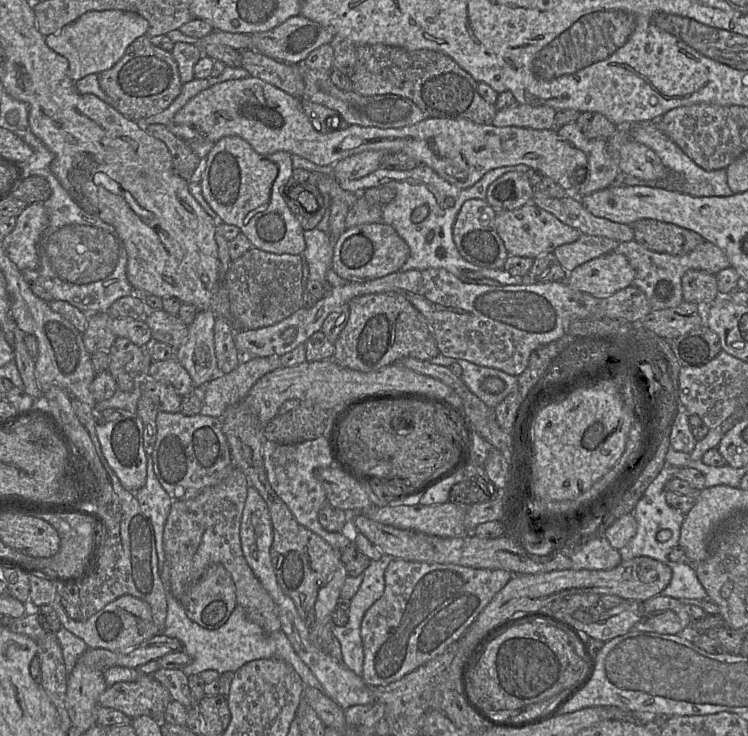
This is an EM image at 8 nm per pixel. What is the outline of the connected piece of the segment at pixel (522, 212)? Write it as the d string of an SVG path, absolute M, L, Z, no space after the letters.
M533 202L515 210L497 211L495 228L510 256L535 259L561 245L575 242L582 234L578 229L561 222L554 214L538 207Z

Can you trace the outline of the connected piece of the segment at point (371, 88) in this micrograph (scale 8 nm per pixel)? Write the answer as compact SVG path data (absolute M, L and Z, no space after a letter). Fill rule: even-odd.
M384 44L356 46L357 61L350 77L358 94L396 94L412 100L429 118L469 119L492 124L497 112L478 92L477 82L448 55L434 50L407 50Z

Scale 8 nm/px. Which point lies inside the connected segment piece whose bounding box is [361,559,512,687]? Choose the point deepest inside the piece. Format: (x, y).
(425, 608)

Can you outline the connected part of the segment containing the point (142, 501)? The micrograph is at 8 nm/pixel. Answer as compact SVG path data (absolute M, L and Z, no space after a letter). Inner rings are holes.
M146 453L146 460L147 460L147 476L146 476L146 483L145 485L137 490L134 495L139 503L139 506L142 510L142 512L146 515L146 517L149 518L155 535L155 546L156 551L158 555L158 566L159 566L159 573L162 574L163 566L165 563L165 551L163 546L163 532L164 532L164 526L165 522L167 520L172 499L170 498L169 494L163 489L160 482L158 481L155 473L154 473L154 467L153 467L153 461L152 458L148 458L148 455Z

